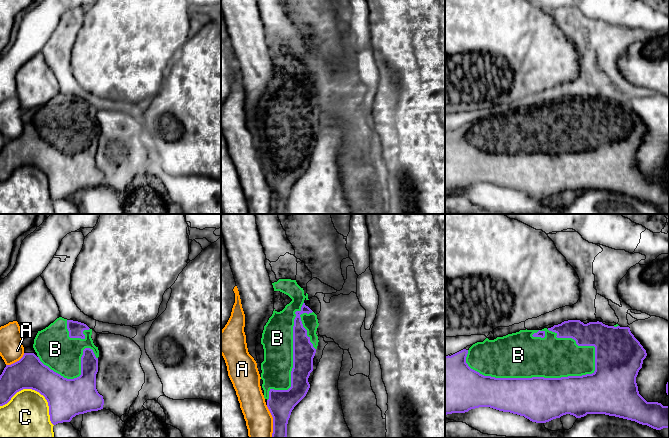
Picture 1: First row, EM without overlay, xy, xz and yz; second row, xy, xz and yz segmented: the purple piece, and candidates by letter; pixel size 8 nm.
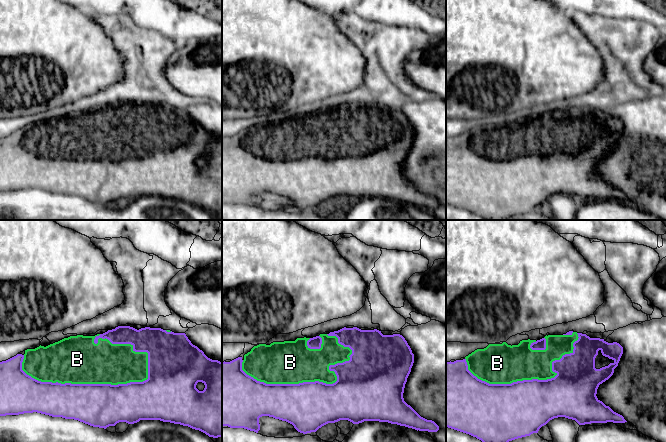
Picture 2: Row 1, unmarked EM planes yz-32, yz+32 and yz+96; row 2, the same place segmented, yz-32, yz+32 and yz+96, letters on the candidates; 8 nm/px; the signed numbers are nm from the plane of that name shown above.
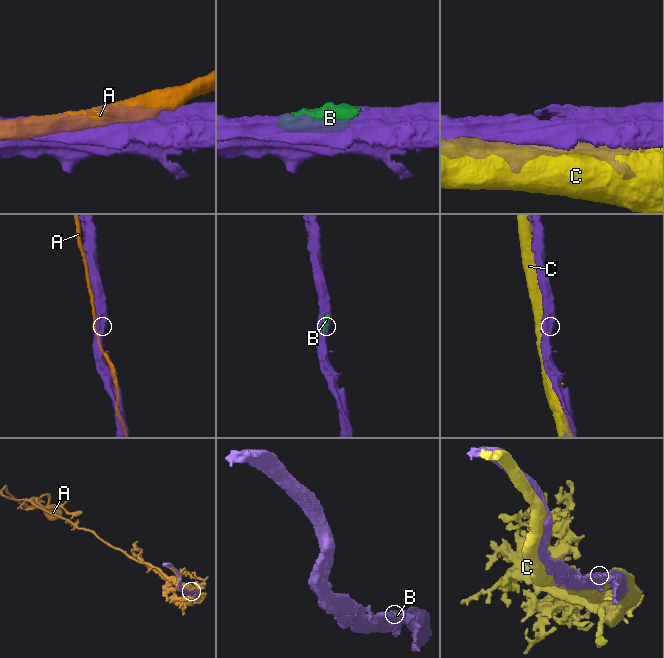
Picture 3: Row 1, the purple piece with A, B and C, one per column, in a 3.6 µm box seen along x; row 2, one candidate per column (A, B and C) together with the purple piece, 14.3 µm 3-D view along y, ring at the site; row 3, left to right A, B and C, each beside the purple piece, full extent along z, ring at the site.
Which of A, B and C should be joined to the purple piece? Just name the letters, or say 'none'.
B

